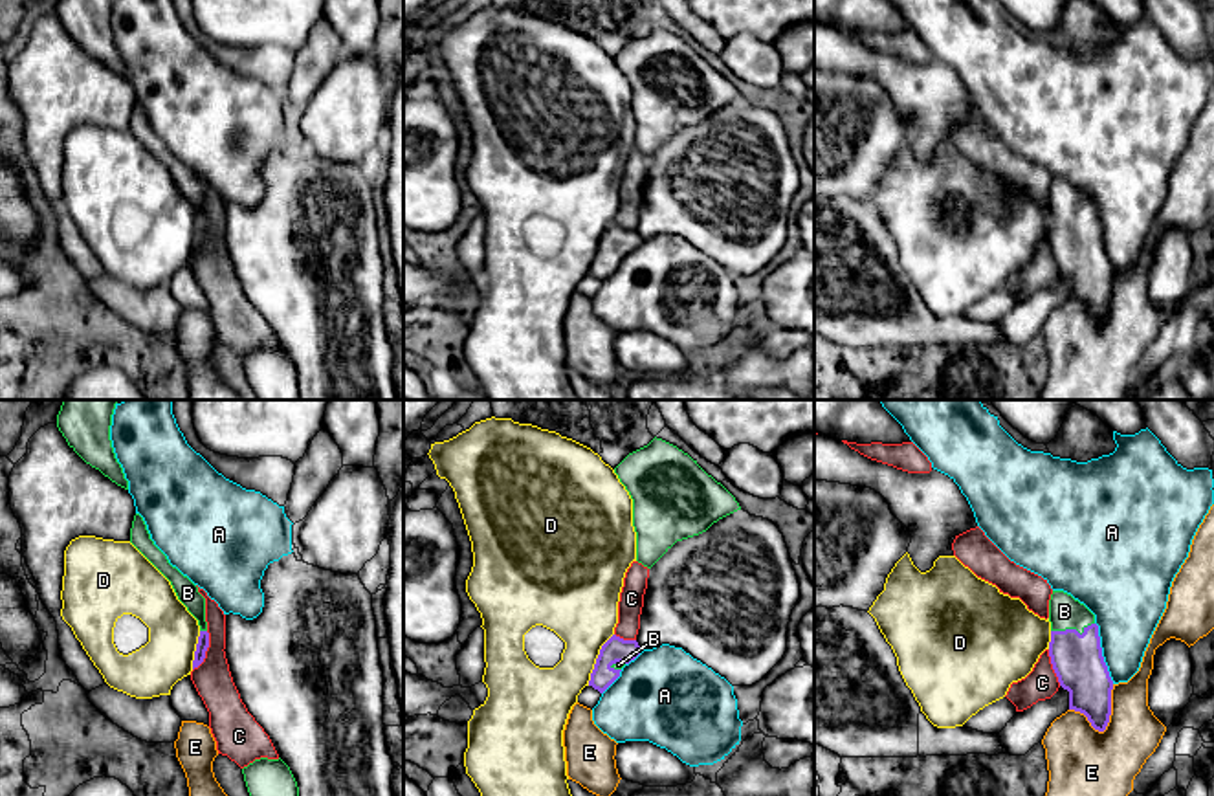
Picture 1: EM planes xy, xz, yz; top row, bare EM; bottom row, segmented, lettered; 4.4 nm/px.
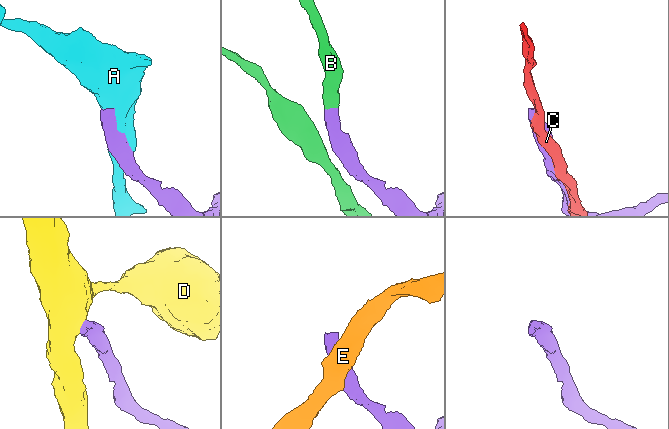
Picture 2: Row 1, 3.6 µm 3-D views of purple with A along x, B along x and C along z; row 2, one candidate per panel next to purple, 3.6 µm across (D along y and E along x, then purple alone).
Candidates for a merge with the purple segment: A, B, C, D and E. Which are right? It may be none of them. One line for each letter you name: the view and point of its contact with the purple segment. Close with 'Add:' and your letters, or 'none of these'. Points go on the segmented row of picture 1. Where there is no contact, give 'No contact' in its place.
B: Touches purple at yz (1071, 630)
Add: B

